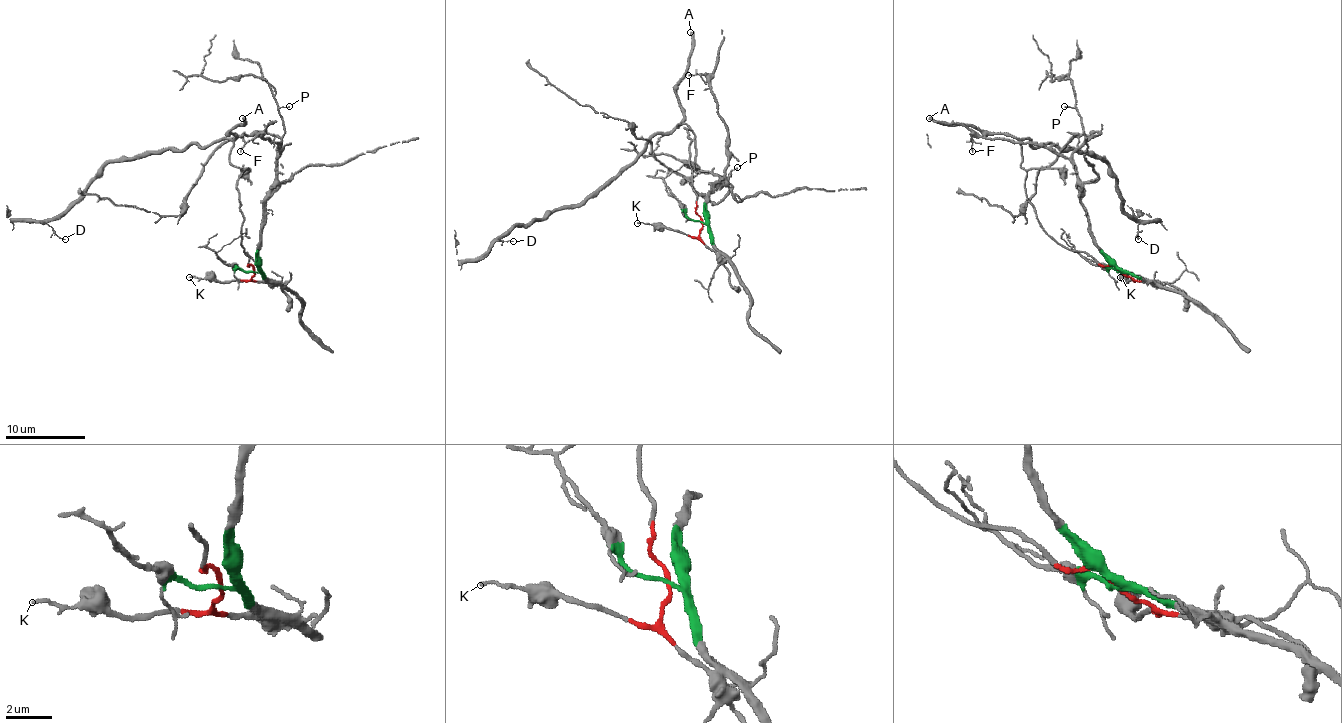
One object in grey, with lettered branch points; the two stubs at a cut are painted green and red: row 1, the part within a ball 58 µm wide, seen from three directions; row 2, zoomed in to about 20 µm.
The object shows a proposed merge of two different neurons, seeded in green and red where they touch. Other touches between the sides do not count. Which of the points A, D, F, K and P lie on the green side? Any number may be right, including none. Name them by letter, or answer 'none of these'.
F, P

